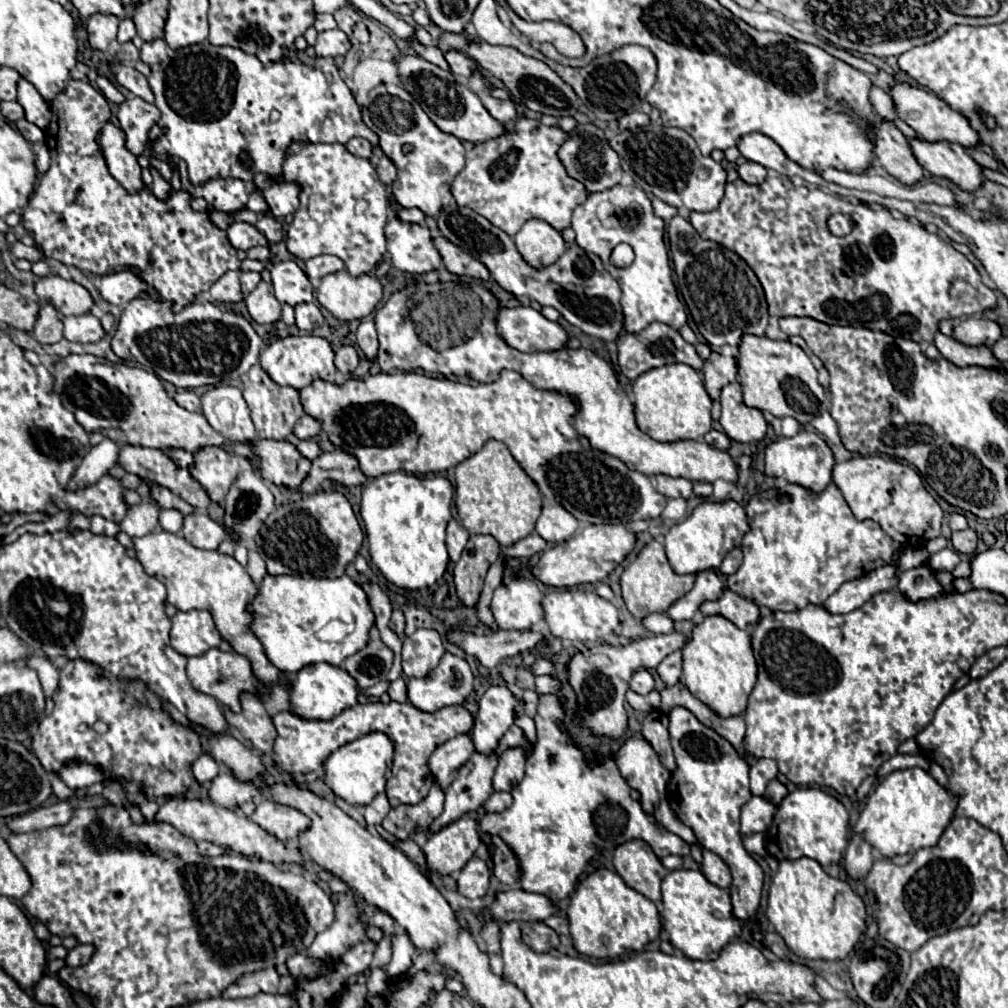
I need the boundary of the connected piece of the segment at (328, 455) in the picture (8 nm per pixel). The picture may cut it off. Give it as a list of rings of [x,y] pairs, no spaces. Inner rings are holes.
[[[342,448],[324,452],[320,458],[312,460],[312,470],[298,490],[306,494],[316,492],[326,478],[340,482],[344,486],[362,486],[366,482],[366,476],[360,472],[360,464],[356,456],[344,452]]]

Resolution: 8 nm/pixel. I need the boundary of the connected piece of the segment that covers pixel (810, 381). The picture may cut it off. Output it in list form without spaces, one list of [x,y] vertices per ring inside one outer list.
[[[744,334],[738,346],[738,382],[746,406],[762,412],[768,410],[774,416],[794,416],[802,424],[810,422],[818,412],[818,404],[824,402],[824,388],[818,384],[816,368],[806,352],[790,340],[770,340],[766,336]]]

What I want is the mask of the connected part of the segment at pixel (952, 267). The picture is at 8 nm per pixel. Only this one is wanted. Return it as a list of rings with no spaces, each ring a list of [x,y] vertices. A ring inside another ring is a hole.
[[[738,178],[726,184],[726,194],[716,210],[692,212],[690,222],[704,240],[714,240],[746,260],[764,288],[770,316],[776,318],[808,316],[826,324],[864,326],[914,342],[932,342],[942,318],[980,314],[996,304],[994,292],[982,284],[974,264],[938,234],[926,232],[922,224],[894,220],[886,208],[872,210],[866,204],[854,206],[818,188],[796,188],[788,178],[766,178],[758,186],[750,186]],[[834,212],[852,216],[852,234],[844,238],[830,234],[826,220]]]

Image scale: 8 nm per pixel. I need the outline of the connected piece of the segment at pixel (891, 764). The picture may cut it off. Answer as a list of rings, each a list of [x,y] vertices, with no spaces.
[[[896,754],[896,756],[892,756],[890,760],[886,760],[886,762],[878,768],[876,776],[878,776],[878,778],[884,778],[884,776],[888,776],[888,774],[894,772],[894,770],[912,768],[912,766],[920,766],[920,768],[928,770],[928,768],[930,768],[930,762],[926,760],[924,754]]]

